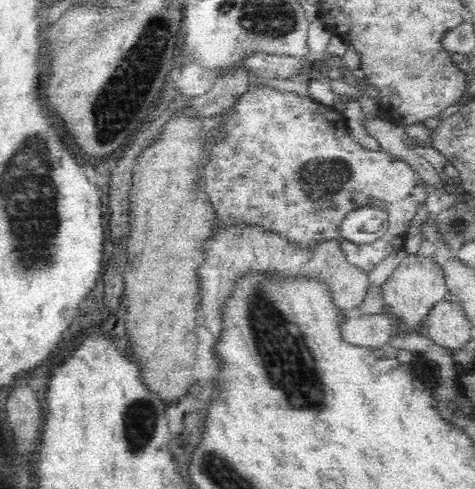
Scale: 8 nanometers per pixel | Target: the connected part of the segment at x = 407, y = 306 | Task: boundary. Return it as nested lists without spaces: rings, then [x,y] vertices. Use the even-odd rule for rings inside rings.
[[[410,254],[402,258],[399,265],[383,284],[383,299],[387,302],[388,312],[402,320],[408,331],[420,326],[426,314],[436,302],[444,299],[448,293],[444,269],[434,257]]]

